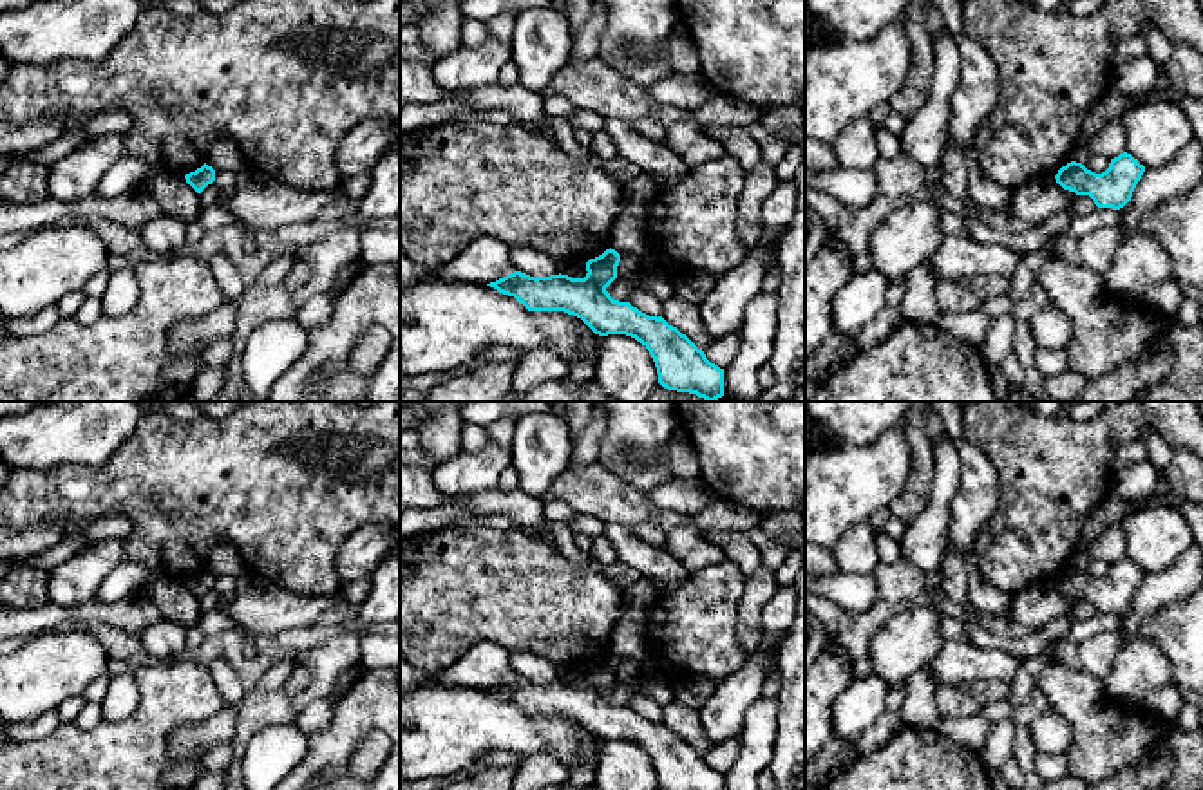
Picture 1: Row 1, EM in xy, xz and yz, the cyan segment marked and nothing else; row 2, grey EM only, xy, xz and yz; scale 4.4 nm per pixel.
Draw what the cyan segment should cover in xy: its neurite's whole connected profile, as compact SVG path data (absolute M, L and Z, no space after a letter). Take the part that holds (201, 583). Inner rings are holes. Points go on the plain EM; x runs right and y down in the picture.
M204 568L195 577L186 578L185 584L197 598L201 598L208 589L215 586L215 575Z

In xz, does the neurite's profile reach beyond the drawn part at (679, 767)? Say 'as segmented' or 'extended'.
as segmented

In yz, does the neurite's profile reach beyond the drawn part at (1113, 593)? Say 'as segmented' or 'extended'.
as segmented

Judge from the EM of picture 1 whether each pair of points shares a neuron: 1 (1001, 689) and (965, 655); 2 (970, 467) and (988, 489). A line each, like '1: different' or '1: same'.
1: different
2: same

